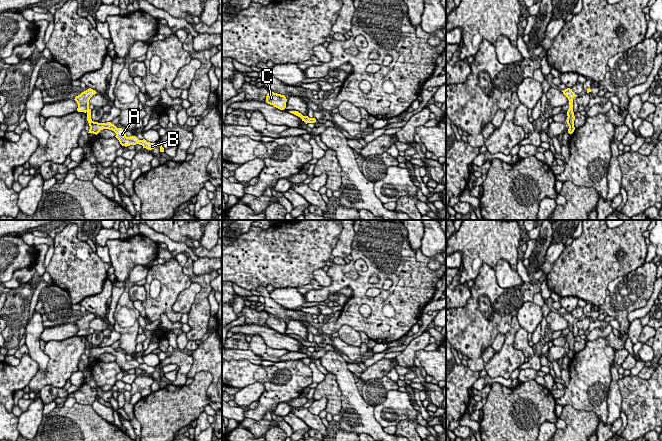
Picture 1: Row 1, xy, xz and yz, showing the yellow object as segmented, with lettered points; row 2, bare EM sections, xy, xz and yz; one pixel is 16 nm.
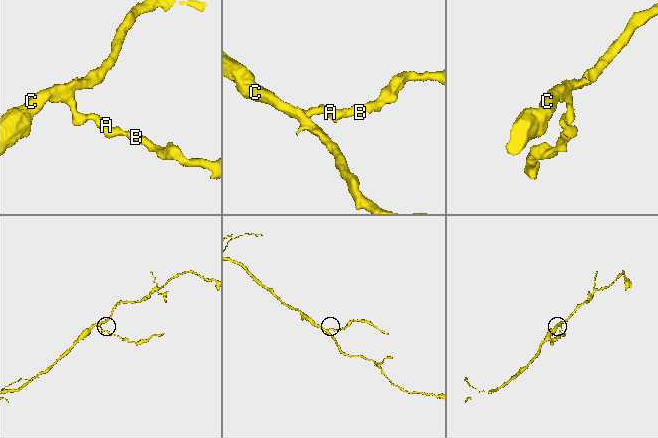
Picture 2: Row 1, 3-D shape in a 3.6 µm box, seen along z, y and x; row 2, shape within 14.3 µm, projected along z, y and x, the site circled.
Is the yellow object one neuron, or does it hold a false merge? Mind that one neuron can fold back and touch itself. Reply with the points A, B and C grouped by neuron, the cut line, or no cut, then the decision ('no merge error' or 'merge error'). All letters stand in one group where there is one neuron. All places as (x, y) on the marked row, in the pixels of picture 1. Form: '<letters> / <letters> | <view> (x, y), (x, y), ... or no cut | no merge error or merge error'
A B C | no cut | no merge error

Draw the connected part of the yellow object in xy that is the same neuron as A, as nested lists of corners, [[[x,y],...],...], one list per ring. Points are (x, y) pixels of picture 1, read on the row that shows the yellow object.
[[[91,88],[88,90],[82,92],[80,95],[75,97],[75,101],[78,104],[77,111],[78,112],[84,112],[87,114],[87,121],[89,123],[90,129],[88,133],[98,134],[103,129],[109,129],[116,133],[116,138],[119,140],[120,144],[122,146],[130,146],[130,145],[142,145],[143,148],[146,148],[148,150],[152,150],[155,148],[155,143],[147,142],[145,139],[139,140],[136,136],[126,136],[126,130],[122,128],[117,128],[114,124],[111,122],[107,123],[98,123],[94,122],[91,119],[91,109],[89,108],[89,100],[90,98],[95,95],[97,92]]]

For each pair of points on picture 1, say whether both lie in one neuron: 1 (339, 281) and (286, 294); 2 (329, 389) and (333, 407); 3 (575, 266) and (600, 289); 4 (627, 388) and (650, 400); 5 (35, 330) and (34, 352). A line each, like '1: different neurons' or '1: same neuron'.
1: different neurons
2: same neuron
3: same neuron
4: same neuron
5: same neuron

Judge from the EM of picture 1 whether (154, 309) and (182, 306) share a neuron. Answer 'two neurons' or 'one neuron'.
two neurons

